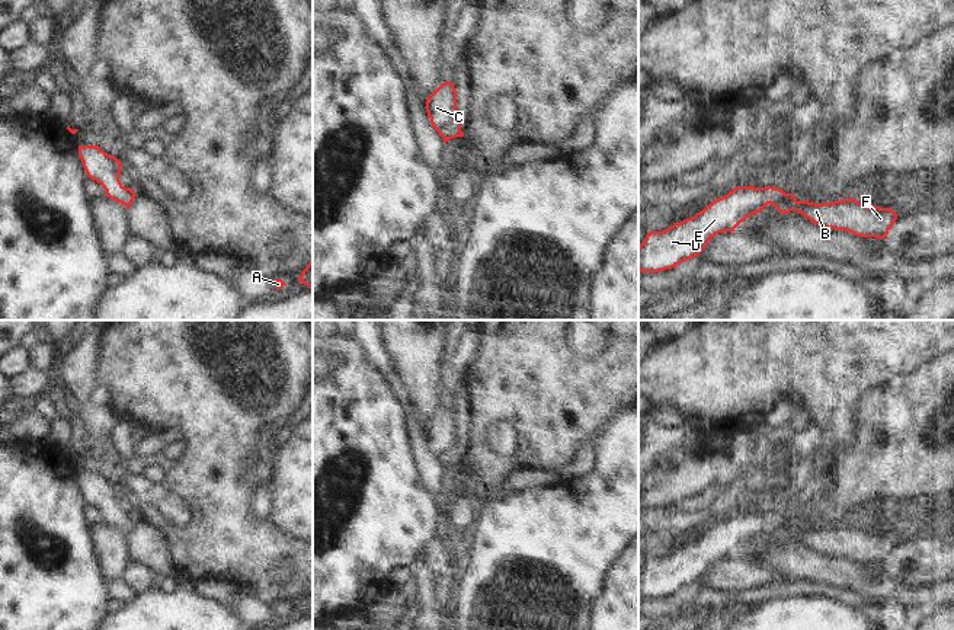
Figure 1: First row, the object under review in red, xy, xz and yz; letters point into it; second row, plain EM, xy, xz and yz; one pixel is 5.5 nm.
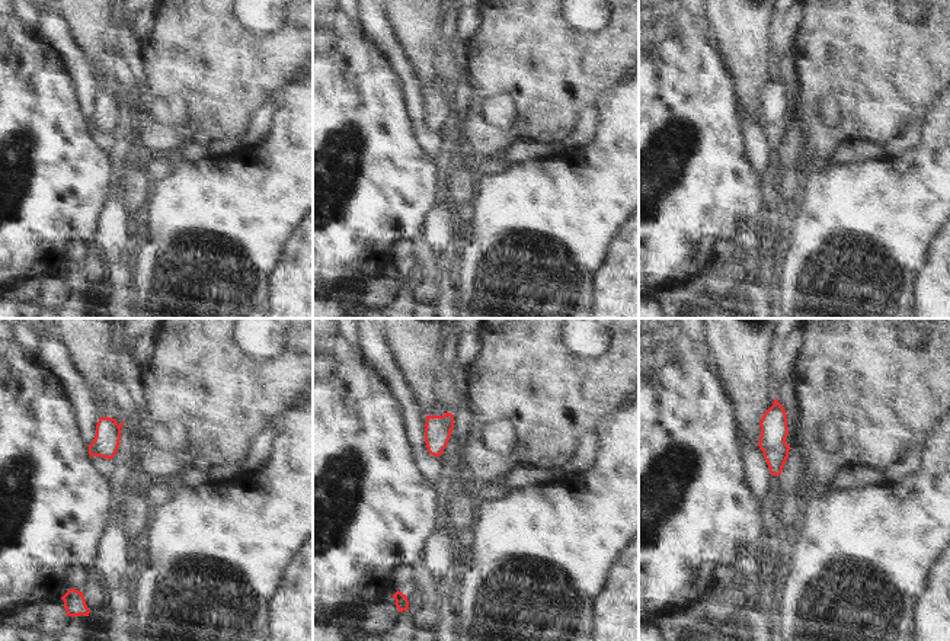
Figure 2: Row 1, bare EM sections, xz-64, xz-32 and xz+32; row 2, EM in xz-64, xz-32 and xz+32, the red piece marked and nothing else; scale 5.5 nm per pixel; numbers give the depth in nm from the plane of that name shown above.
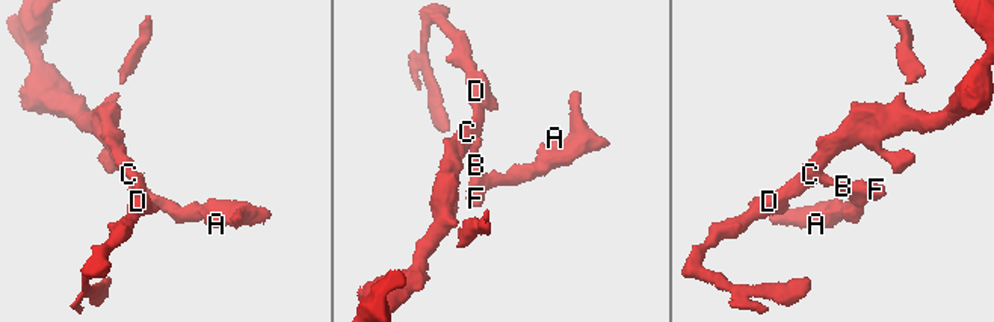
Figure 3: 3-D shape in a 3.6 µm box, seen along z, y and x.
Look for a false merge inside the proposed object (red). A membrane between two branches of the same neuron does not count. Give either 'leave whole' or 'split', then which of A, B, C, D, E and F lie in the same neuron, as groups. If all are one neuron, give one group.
split | A B F / C D E

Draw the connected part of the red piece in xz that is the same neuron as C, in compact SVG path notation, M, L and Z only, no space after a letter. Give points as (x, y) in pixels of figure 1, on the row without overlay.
M451 407L442 409L430 422L428 422L426 438L436 457L455 445L457 416Z

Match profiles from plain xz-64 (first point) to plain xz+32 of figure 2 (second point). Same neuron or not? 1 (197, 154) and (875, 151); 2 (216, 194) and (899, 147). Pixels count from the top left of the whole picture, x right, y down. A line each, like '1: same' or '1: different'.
1: same
2: different

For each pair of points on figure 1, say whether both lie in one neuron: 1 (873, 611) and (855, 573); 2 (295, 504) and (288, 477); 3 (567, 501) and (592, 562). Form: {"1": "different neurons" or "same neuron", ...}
{"1": "different neurons", "2": "same neuron", "3": "same neuron"}

